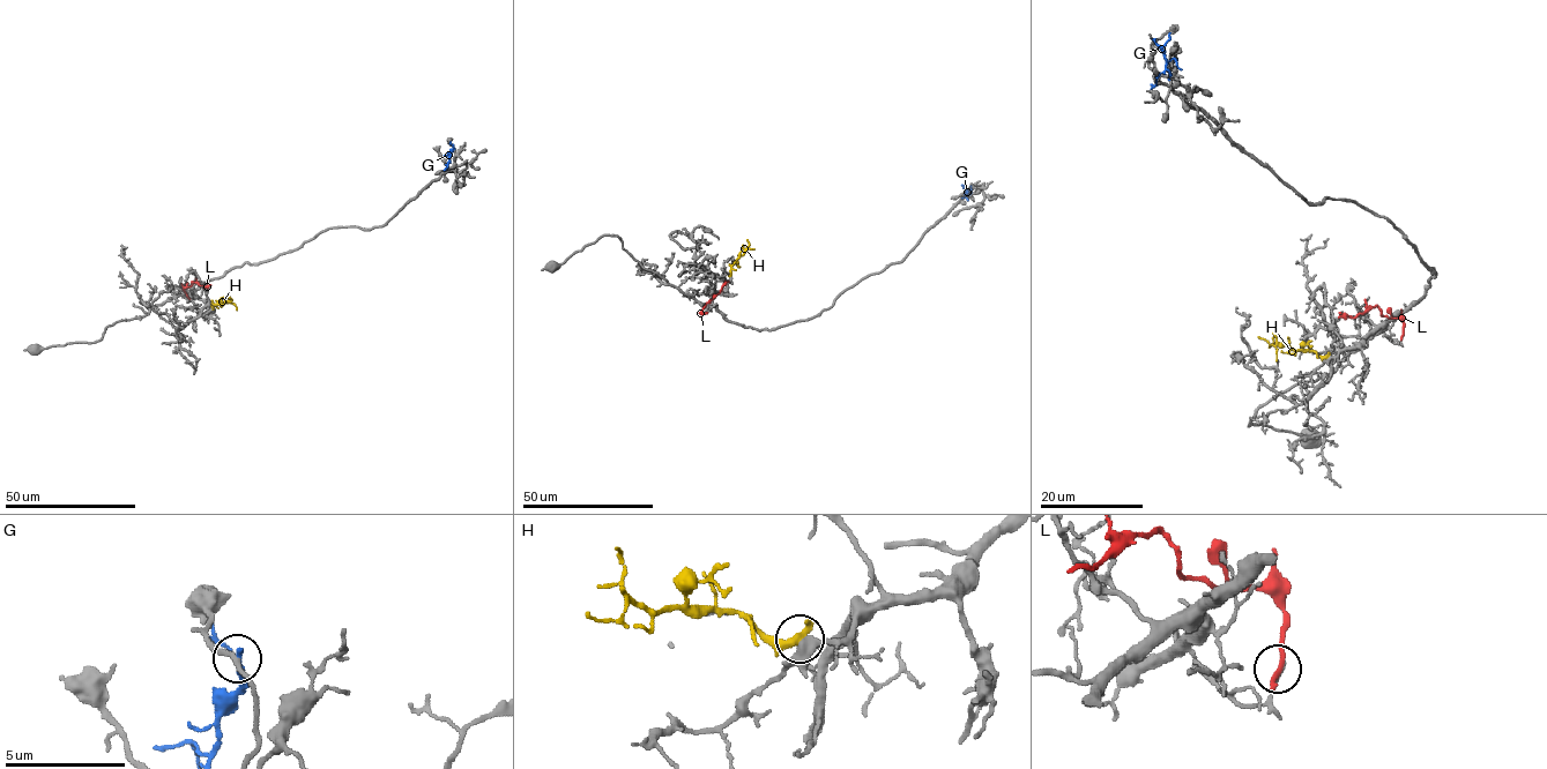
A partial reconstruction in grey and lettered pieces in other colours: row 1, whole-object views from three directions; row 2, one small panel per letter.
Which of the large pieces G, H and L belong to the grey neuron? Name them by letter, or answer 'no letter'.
no letter

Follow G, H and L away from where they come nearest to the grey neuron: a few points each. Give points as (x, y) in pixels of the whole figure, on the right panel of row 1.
G: (1153, 40), (1166, 66), (1151, 89)
H: (1326, 356), (1295, 351), (1289, 345), (1274, 345), (1257, 337)
L: (1402, 335), (1403, 322), (1383, 316), (1377, 306), (1354, 318), (1340, 312)

